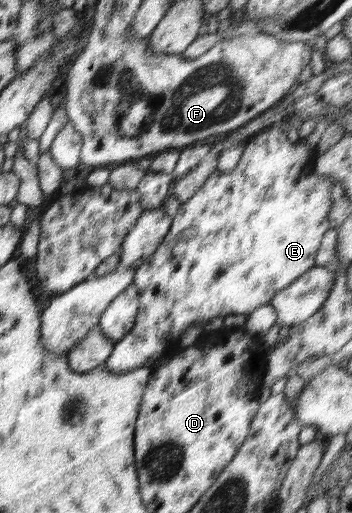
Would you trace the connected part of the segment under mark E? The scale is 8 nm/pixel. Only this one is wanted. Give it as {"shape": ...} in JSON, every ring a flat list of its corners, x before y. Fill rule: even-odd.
{"shape":[[270,126,264,128,257,134,254,141,250,141,239,155,242,157,238,161,238,165,230,171,230,173,216,172,194,192,194,195,179,205,179,208,174,216,170,230,164,240,156,248,156,251,149,257,149,260,137,267,133,277,133,284,138,288,139,293,139,308,138,315,134,327,123,337,122,340,115,342,112,353,103,363,103,367,107,372,130,372,141,367,152,366,154,362,164,355,169,355,176,352,180,347,181,336,185,333,190,325,207,324,214,317,223,317,232,314,249,314,258,306,268,304,274,297,276,292,290,285,292,281,298,279,303,273,306,273,311,267,315,266,315,257,324,234,328,232,332,226,329,224,329,213,331,210,331,183,329,179,322,175,317,175,314,170,314,163,320,156,318,149,314,146,308,146,303,142,290,143,288,137,280,126]]}

